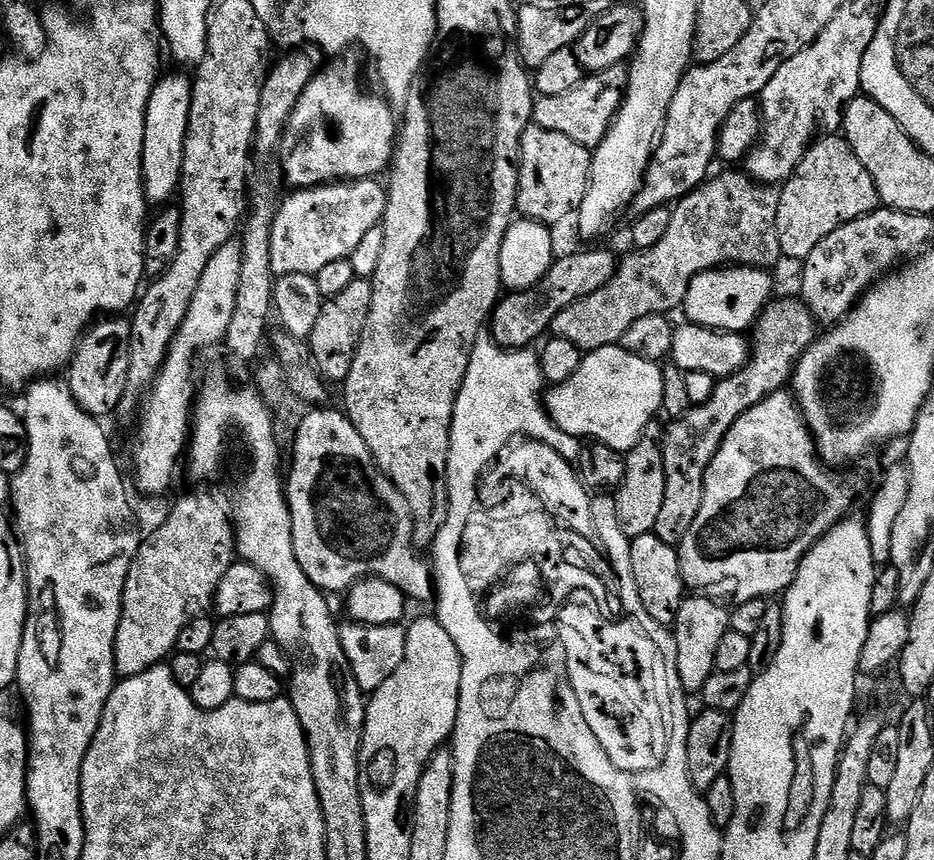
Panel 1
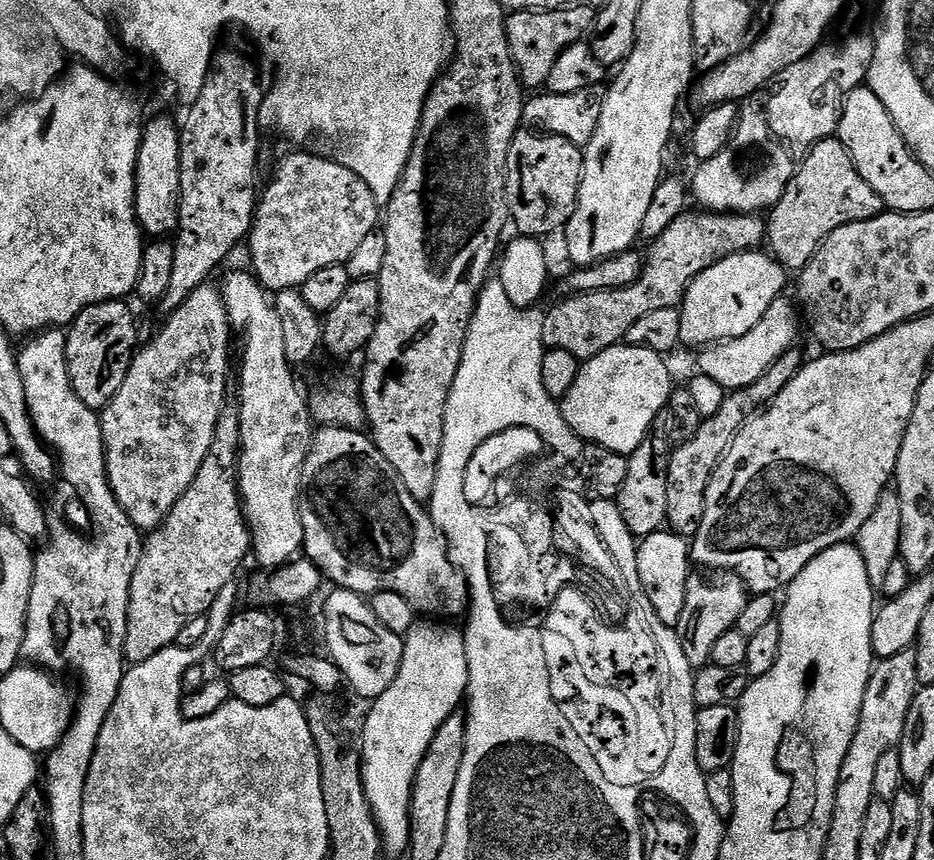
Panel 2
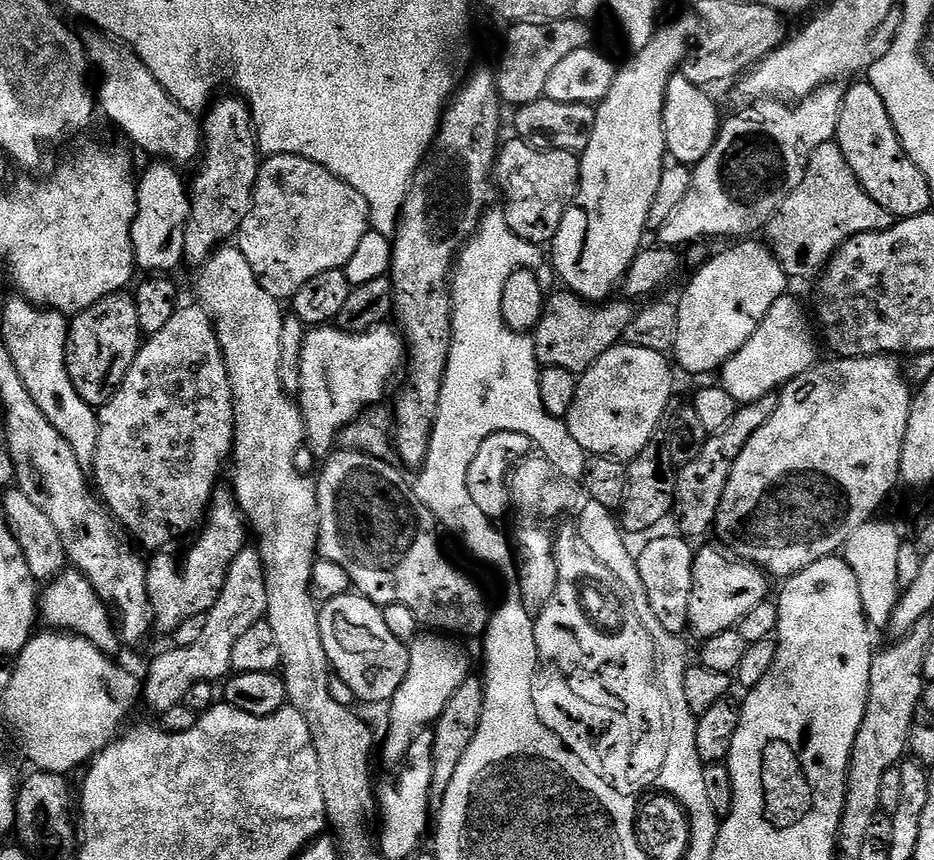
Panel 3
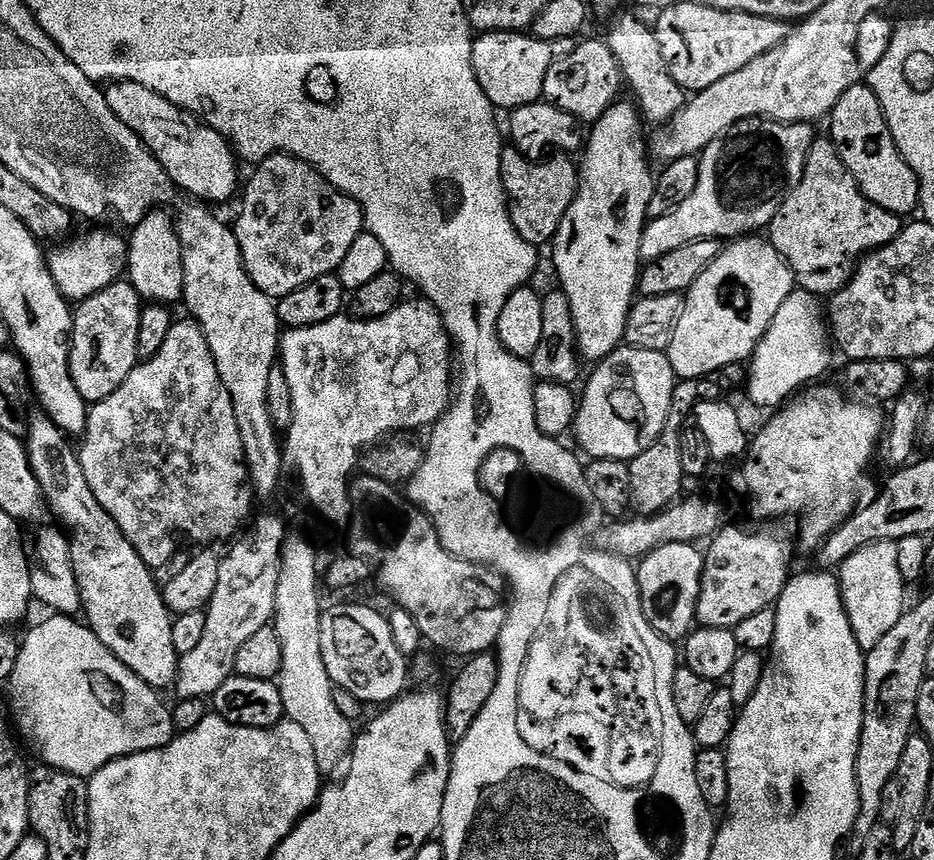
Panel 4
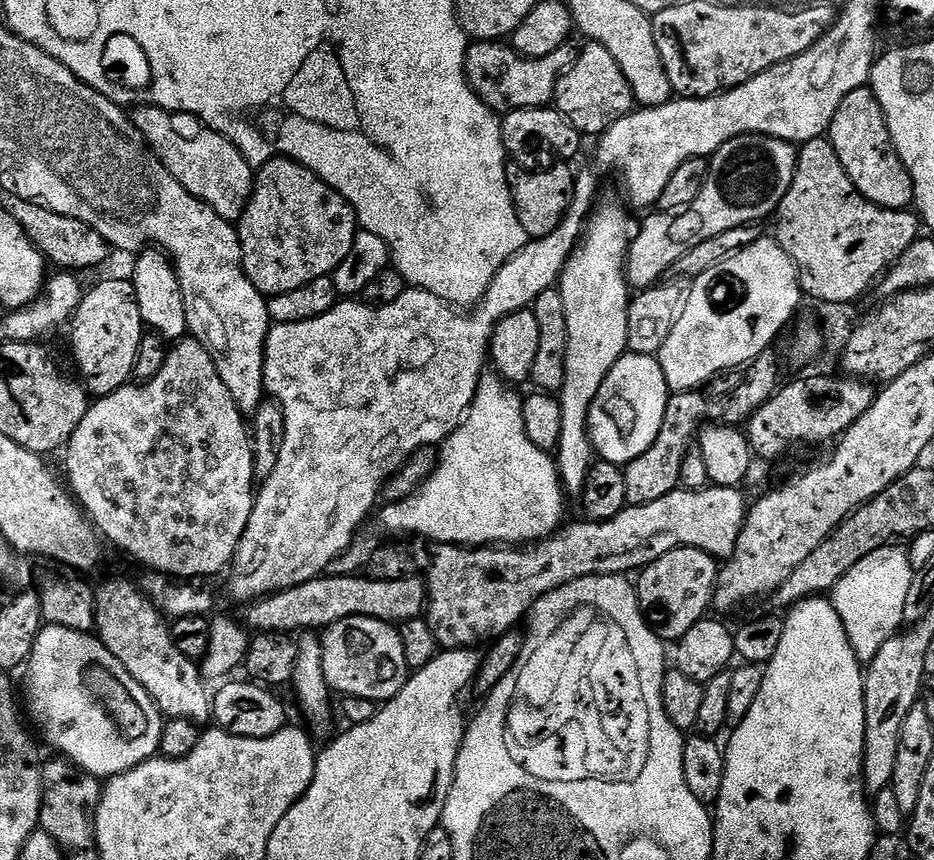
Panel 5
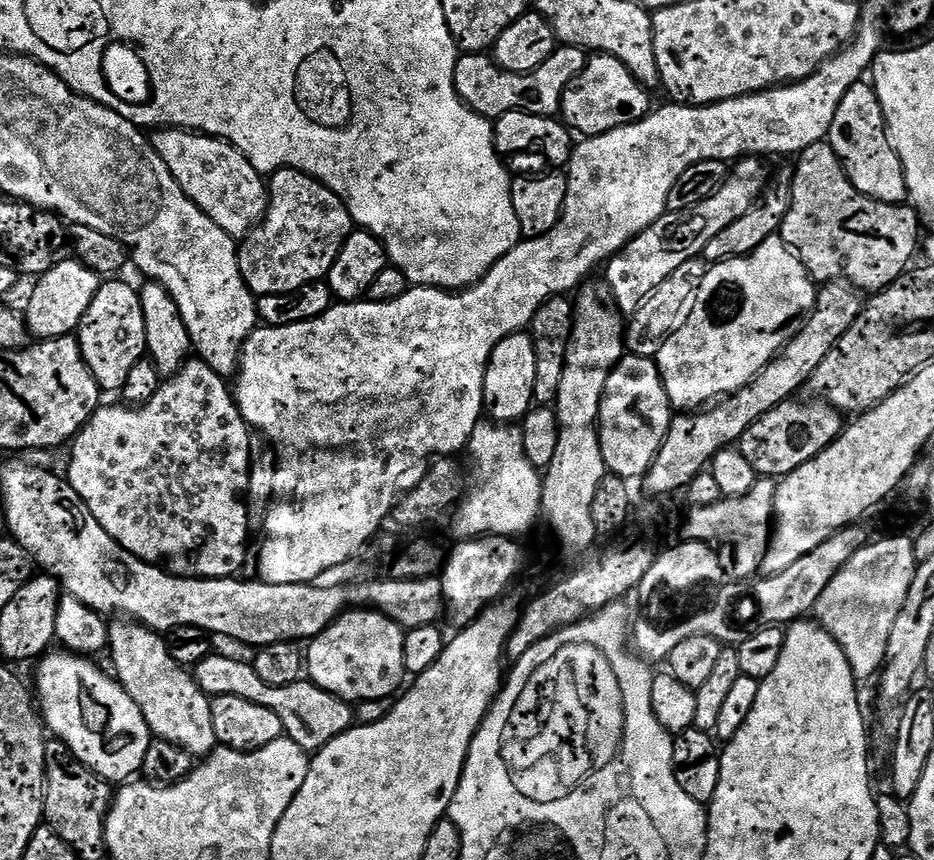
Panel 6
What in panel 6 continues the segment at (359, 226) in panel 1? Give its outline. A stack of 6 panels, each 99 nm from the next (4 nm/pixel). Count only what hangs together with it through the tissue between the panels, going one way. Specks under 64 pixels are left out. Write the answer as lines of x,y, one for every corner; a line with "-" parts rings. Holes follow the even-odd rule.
279,168
271,173
268,185
268,209
263,220
239,241
240,273
253,296
259,298
266,294
290,294
298,286
306,286
315,280
324,280
334,266
334,258
342,250
346,238
354,225
348,207
345,206
322,182
318,182
305,172
293,168

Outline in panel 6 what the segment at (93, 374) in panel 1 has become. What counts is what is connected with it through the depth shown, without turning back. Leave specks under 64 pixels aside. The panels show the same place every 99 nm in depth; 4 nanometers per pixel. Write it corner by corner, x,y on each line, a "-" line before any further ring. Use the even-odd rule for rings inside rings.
108,278
101,283
78,329
82,358
104,394
123,390
126,377
134,370
134,362
145,359
148,350
139,291
120,279
124,278

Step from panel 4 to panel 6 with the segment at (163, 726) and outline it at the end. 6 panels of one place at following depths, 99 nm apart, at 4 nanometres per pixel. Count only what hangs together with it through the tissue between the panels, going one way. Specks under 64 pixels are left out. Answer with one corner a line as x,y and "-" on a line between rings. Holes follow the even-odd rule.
57,650
49,651
47,655
39,661
39,664
41,664
40,669
36,672
36,688
34,687
34,696
38,701
38,711
46,725
47,731
51,733
55,739
61,740
61,742
64,743
64,745
66,745
91,772
98,774
103,780
109,782
131,781
133,777
143,769
146,750
150,746
152,739
154,739
152,731
148,729
146,718
142,718
142,710
138,710
138,702
134,702
134,698
130,698
130,694
126,694
126,690
122,687
120,681
116,679
115,675
108,673
107,676
107,674
92,661
95,659
89,658
84,654
77,654
67,650
59,650
60,652
56,651

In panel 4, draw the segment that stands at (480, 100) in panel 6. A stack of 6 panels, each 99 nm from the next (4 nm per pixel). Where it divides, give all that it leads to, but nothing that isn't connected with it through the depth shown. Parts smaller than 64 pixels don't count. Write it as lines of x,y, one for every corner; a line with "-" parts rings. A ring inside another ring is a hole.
527,31
486,32
477,35
472,42
472,65
478,78
478,86
490,98
497,110
511,110
541,103
544,95
546,74
556,60
570,54
574,47
572,40
539,40

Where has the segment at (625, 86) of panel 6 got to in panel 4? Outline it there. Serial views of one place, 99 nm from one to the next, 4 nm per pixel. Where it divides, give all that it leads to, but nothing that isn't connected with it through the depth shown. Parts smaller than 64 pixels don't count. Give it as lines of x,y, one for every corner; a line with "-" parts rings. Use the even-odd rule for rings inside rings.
603,39
583,40
573,47
570,54
550,66
550,74
546,74
544,83
543,99
558,106
558,110
566,110
566,114
574,114
578,121
595,122
621,99
622,77
620,64
614,58
608,43

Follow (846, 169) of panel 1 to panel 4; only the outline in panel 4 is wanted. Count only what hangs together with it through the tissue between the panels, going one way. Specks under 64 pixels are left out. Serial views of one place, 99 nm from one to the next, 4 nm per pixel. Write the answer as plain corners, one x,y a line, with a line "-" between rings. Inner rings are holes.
816,138
809,148
801,181
783,197
783,204
766,228
766,239
788,263
799,287
830,298
847,286
860,257
894,242
901,227
901,217
882,210
862,194
832,139

